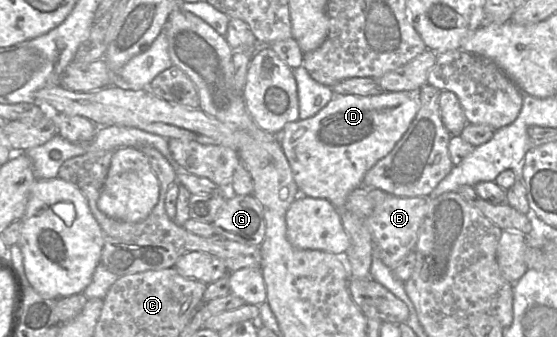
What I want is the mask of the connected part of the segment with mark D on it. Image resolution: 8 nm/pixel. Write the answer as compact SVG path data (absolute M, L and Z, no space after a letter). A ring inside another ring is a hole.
M391 91L371 96L335 95L317 114L288 123L279 133L281 147L298 189L307 197L328 200L341 216L350 239L344 256L350 278L371 278L373 242L366 226L366 217L359 217L346 208L347 197L351 191L363 185L367 171L392 151L418 110L418 99L411 92Z

